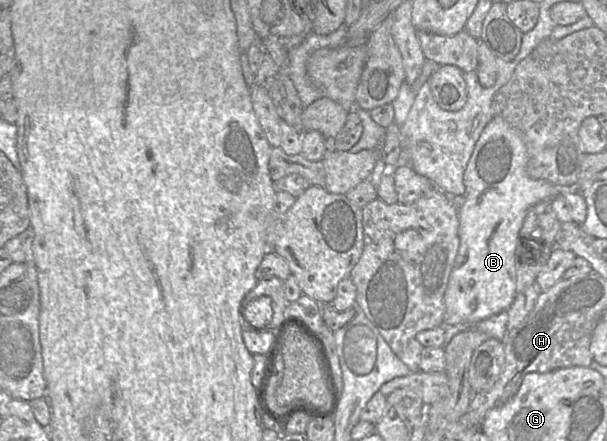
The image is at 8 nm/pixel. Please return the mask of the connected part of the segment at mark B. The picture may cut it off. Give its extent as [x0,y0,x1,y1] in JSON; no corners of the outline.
[443,116,587,326]

